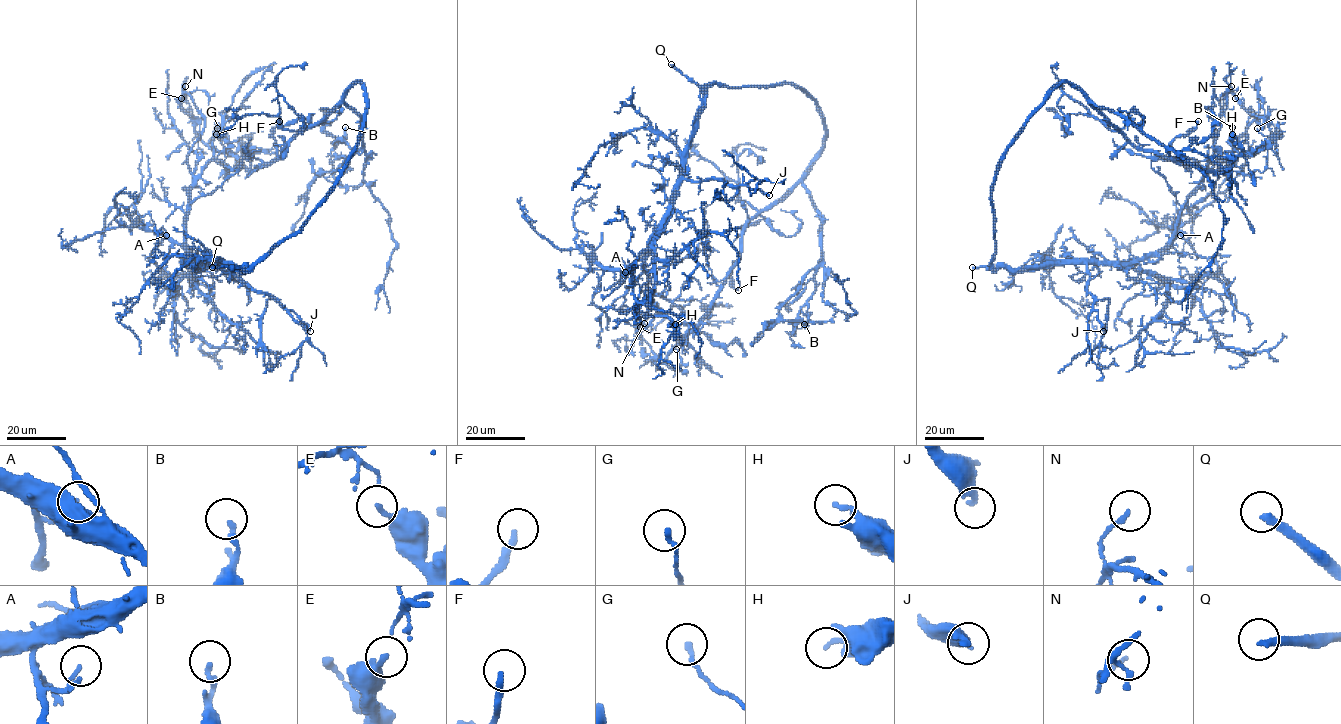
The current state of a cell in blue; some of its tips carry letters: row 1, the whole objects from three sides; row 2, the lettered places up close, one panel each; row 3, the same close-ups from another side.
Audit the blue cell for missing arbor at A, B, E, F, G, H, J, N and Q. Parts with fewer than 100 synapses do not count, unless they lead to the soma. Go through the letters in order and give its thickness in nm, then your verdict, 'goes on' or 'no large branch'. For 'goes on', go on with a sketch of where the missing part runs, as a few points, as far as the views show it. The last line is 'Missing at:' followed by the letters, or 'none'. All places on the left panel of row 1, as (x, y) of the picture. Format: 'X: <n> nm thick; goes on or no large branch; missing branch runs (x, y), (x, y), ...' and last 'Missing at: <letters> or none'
A: 110 nm thick; no large branch
B: 240 nm thick; no large branch
E: 160 nm thick; no large branch
F: 220 nm thick; no large branch
G: 180 nm thick; no large branch
H: 180 nm thick; no large branch
J: 280 nm thick; no large branch
N: 140 nm thick; no large branch
Q: 280 nm thick; goes on; missing branch runs (212, 267), (176, 280), (159, 292), (136, 314), (135, 341), (131, 346), (142, 353), (163, 382)
Missing at: Q

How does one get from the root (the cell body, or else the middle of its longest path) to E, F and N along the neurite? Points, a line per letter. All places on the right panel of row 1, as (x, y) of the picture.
E: (992, 205), (1004, 152), (1063, 82), (1136, 146), (1209, 170), (1221, 170), (1271, 138), (1267, 123), (1235, 98)
F: (992, 205), (1004, 152), (1063, 82), (1136, 146), (1167, 157), (1170, 143), (1198, 121)
N: (992, 205), (994, 269), (1132, 264), (1158, 252), (1211, 160), (1231, 86)

